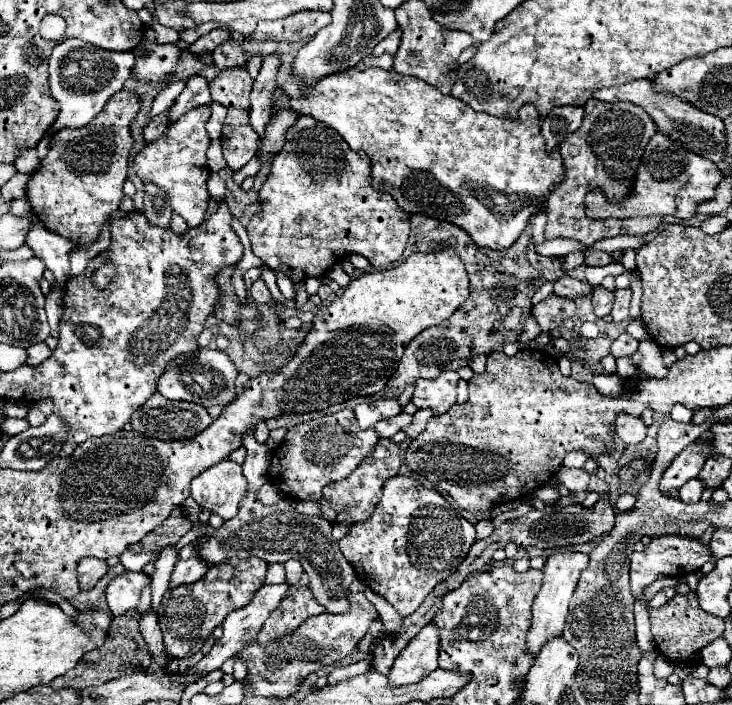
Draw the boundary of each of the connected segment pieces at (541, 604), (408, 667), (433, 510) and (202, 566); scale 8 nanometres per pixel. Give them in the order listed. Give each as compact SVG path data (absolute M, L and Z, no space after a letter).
M554 552L546 558L544 584L532 606L532 626L528 630L528 640L526 640L528 654L536 656L542 650L542 646L548 642L548 638L562 636L562 630L566 624L566 614L568 614L568 602L576 588L578 576L586 566L588 566L588 556L580 554L580 552Z
M434 624L424 626L416 638L400 652L388 678L392 686L404 686L420 682L432 670L438 668L438 650L440 650L440 632Z
M394 476L384 482L384 494L376 504L374 514L366 522L358 522L350 532L338 542L342 554L352 564L356 576L372 588L376 594L384 596L402 616L416 612L432 588L456 572L460 562L466 558L470 546L476 542L474 526L460 518L458 512L444 500L444 496L432 488L424 488L420 480L408 476Z
M190 542L180 550L180 560L176 562L174 574L170 578L170 588L176 588L180 584L192 584L198 582L200 578L204 578L204 574L208 572L208 564L200 558L200 554L196 554L196 544Z

